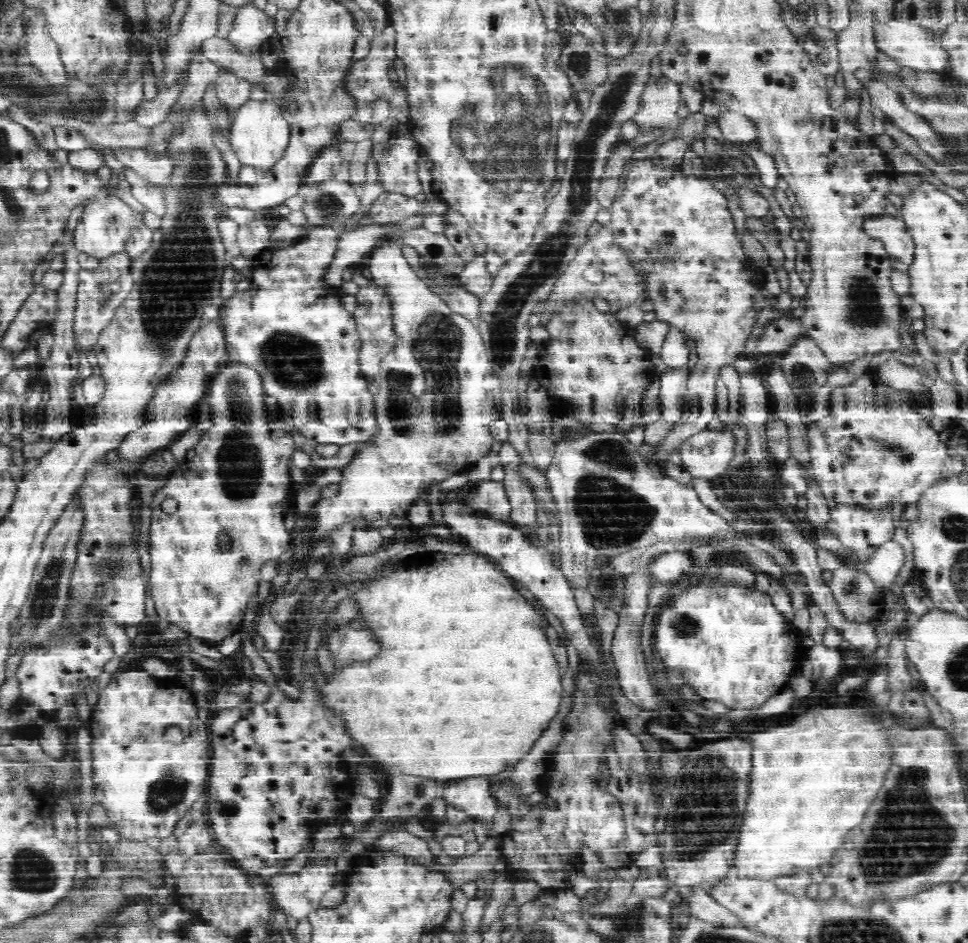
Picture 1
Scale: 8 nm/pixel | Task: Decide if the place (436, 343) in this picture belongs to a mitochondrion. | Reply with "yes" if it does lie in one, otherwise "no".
yes

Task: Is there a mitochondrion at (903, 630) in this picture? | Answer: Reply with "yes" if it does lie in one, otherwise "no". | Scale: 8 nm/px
no

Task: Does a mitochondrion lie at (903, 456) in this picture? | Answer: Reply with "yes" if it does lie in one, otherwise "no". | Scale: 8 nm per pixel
yes

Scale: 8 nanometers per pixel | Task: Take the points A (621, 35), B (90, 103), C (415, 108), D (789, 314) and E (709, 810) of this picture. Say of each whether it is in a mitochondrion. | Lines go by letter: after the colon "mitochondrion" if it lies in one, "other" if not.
A: mitochondrion
B: mitochondrion
C: other
D: other
E: mitochondrion

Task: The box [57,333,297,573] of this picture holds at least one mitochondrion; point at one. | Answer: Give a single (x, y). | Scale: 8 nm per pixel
(240, 468)

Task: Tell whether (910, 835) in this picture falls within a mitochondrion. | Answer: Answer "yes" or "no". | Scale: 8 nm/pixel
yes

